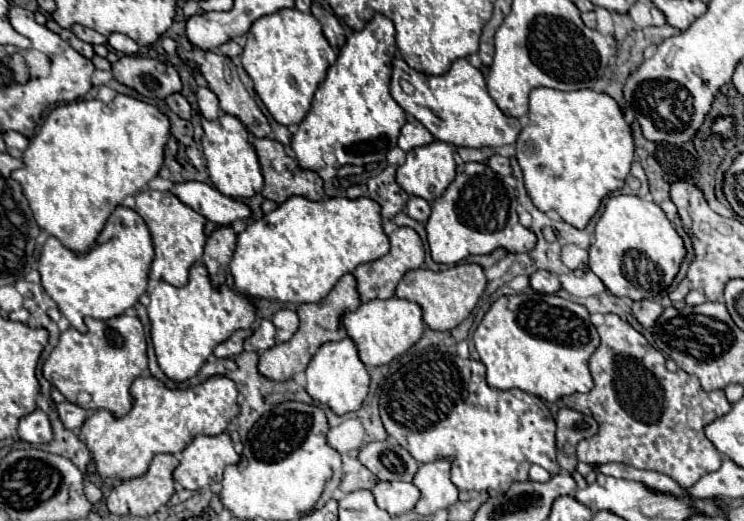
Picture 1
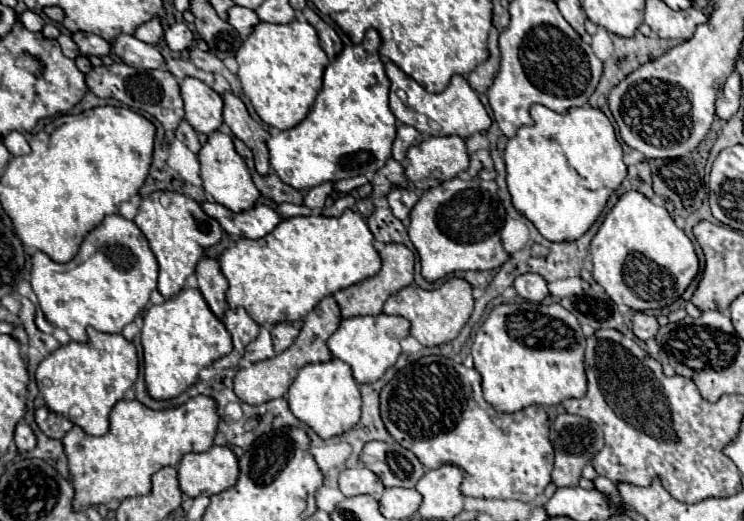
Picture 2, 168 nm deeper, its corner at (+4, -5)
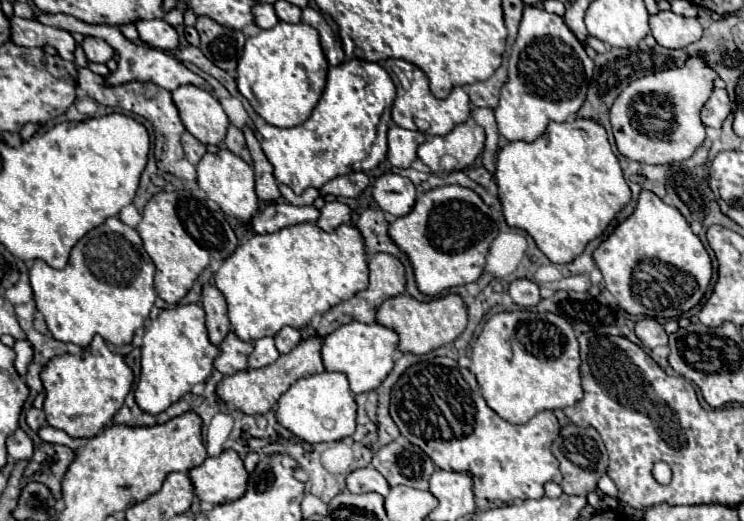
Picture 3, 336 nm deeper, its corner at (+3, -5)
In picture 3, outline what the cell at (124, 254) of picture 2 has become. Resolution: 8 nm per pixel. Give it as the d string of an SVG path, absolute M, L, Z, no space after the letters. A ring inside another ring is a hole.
M109 217L103 225L89 231L71 251L71 257L65 269L53 269L39 259L29 269L29 281L35 293L35 303L37 303L37 309L43 313L51 335L59 341L75 343L79 347L87 347L93 335L101 335L107 343L113 343L113 345L131 343L133 333L139 327L143 327L157 299L153 275L155 275L155 265L151 257L145 253L139 233L133 227L125 225L119 217Z

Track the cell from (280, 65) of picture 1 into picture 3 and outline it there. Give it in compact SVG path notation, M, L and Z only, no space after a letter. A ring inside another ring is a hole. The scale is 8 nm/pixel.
M279 21L273 29L259 31L255 37L249 37L245 43L243 57L239 59L237 67L237 89L241 91L243 97L249 99L251 107L261 115L269 125L275 127L297 127L305 123L315 109L323 87L325 87L325 77L327 77L327 59L325 53L319 45L319 33L307 25L307 23L285 23Z

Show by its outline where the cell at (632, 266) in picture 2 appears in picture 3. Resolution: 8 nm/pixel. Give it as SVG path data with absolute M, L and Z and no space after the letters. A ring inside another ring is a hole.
M641 191L635 211L625 221L621 221L607 235L607 239L603 239L603 243L593 253L593 259L603 273L607 291L619 301L619 307L623 307L629 315L645 315L653 319L677 319L695 307L703 299L713 273L711 257L705 251L701 239L691 231L685 217L651 191Z

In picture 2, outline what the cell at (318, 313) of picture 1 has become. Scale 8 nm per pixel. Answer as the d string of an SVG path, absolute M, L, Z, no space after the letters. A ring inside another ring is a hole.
M326 297L322 303L318 303L306 315L304 325L300 329L300 335L296 337L296 341L286 351L278 353L272 359L254 363L250 367L242 367L236 373L236 377L234 377L234 393L236 393L236 397L242 403L248 403L248 405L262 405L262 403L268 403L272 399L284 397L288 393L288 387L292 385L294 377L298 375L298 371L304 365L310 365L310 363L326 363L326 361L332 359L332 355L330 355L330 351L326 347L326 341L338 329L338 325L340 325L338 305L336 305L336 301L332 297Z

